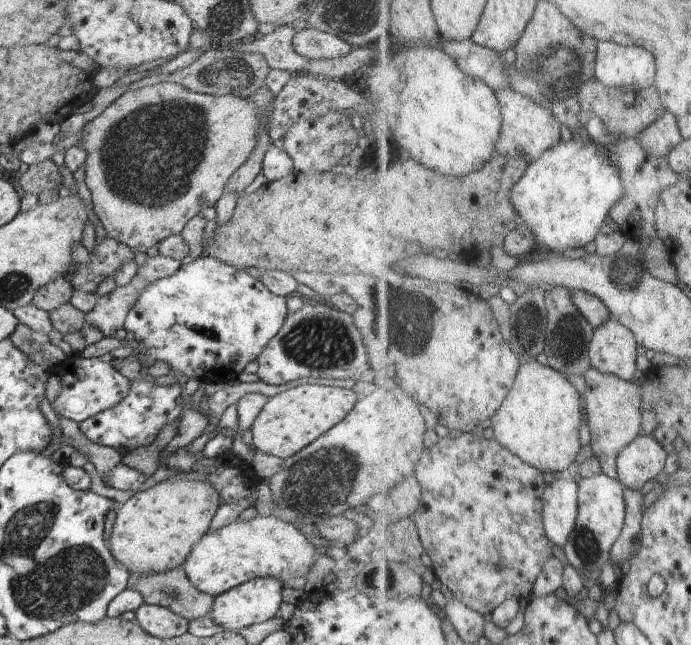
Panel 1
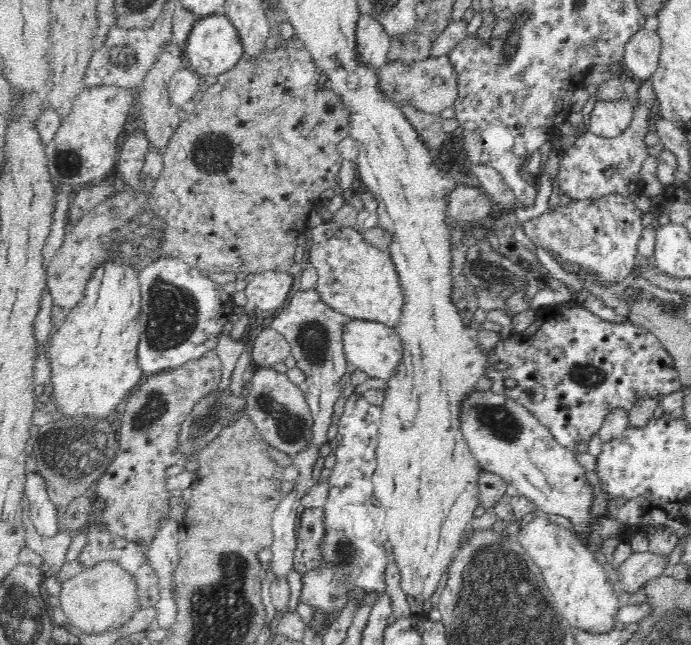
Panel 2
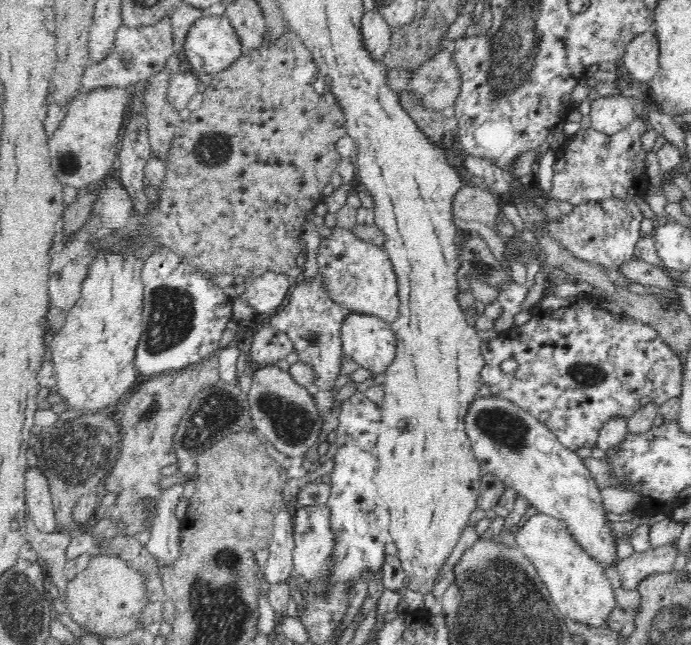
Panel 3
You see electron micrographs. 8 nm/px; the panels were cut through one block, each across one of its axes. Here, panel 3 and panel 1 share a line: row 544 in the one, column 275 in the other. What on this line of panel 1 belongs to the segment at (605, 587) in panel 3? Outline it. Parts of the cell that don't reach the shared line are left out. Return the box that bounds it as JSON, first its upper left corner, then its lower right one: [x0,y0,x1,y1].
[183,514,317,597]

